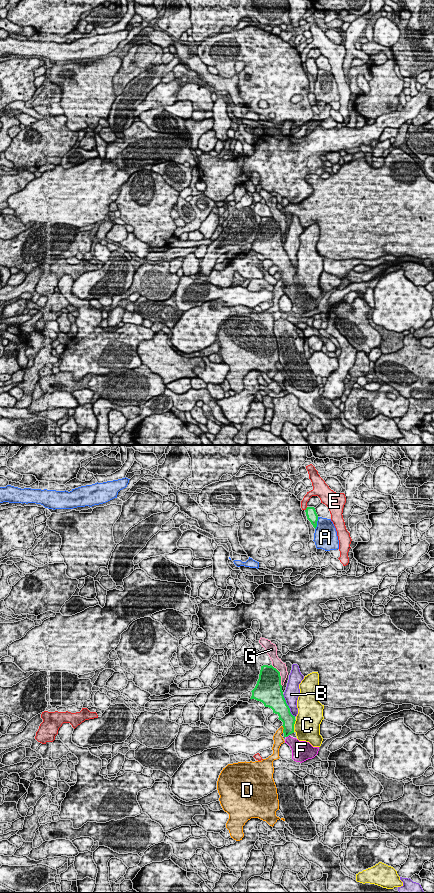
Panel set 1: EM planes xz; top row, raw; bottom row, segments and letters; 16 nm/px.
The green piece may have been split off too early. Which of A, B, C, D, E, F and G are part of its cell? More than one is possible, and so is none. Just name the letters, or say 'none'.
F

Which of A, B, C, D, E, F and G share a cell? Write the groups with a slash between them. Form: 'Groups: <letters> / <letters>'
Groups: A / B / C / D / E / F / G

